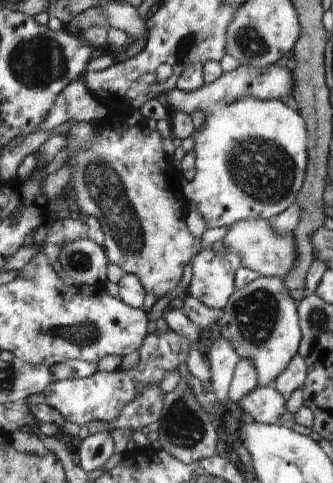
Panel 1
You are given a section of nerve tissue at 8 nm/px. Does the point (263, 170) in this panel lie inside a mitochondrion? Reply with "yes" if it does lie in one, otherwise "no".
yes

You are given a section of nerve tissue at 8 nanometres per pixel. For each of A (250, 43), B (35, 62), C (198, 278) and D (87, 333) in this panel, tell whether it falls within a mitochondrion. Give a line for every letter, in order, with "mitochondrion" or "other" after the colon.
A: mitochondrion
B: mitochondrion
C: other
D: mitochondrion

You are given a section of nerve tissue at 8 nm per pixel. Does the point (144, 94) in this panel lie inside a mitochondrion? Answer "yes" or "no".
no

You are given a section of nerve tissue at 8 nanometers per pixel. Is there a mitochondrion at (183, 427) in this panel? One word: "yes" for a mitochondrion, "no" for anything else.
yes

